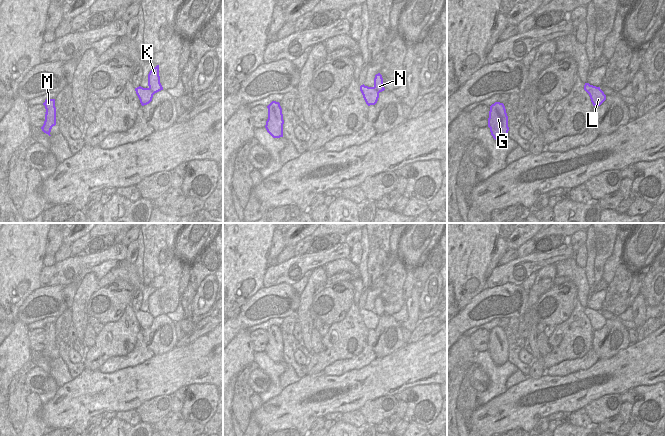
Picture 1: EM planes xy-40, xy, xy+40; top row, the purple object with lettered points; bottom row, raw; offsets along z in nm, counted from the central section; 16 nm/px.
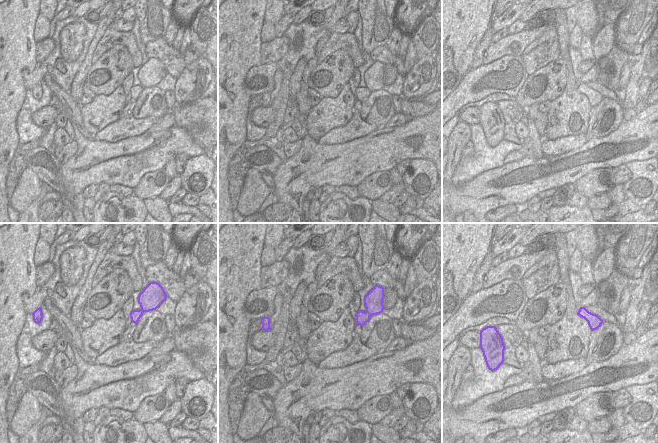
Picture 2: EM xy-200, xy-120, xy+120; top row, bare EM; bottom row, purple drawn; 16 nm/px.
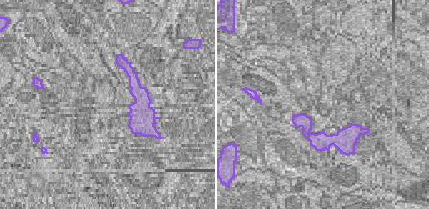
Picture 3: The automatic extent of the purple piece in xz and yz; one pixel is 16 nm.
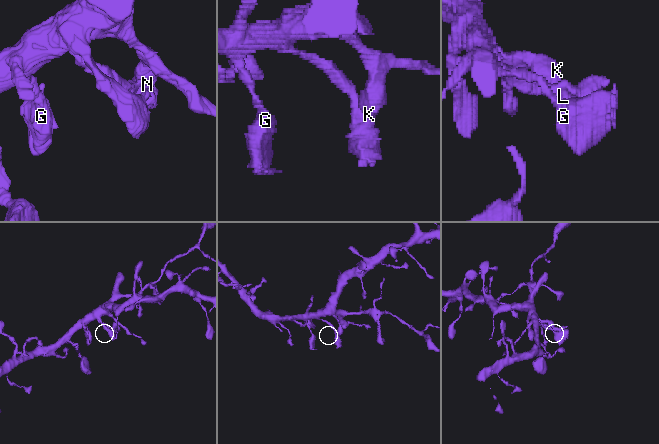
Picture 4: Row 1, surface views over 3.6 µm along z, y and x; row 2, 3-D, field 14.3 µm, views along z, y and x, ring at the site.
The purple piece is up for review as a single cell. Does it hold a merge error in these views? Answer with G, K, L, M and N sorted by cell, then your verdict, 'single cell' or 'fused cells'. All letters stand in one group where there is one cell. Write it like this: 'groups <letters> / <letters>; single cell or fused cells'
groups G K L M N; single cell

